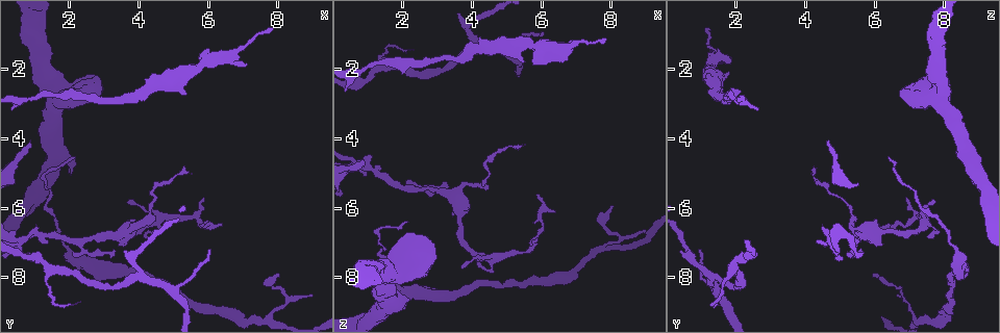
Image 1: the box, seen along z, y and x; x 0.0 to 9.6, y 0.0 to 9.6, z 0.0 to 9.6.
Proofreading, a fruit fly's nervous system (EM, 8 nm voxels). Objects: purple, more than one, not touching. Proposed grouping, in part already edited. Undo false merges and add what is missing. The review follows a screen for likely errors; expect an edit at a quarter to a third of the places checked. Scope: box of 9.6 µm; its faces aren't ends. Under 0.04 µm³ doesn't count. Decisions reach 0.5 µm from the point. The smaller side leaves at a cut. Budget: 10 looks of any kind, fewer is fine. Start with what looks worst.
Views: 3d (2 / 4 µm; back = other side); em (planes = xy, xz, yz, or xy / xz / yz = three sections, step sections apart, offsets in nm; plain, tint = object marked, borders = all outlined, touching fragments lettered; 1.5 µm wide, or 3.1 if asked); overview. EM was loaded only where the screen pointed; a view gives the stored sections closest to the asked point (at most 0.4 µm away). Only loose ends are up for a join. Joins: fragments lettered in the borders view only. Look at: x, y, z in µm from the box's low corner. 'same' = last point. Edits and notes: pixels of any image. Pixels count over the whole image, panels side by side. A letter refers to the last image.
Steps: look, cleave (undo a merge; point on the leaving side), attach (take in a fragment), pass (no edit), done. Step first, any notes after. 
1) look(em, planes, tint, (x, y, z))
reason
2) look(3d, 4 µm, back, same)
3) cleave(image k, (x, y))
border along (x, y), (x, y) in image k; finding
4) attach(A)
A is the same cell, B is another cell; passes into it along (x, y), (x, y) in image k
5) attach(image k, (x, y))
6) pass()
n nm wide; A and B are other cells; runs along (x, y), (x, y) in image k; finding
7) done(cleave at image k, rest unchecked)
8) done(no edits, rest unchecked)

look(em, planes, borders, (1.95, 4.95, 8.85))
free end

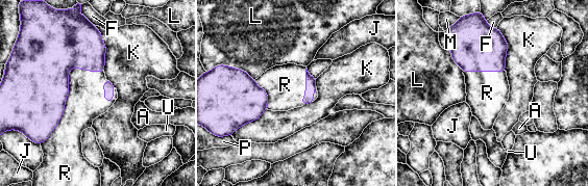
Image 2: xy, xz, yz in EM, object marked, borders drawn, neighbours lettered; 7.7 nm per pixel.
attach(R)
R is the same cell, A, F, J, K, L, M, P and U are other cells; the neuron continues

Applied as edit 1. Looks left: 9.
look(em, planes, plain, (2.25, 2.70, 6.65))
thick end

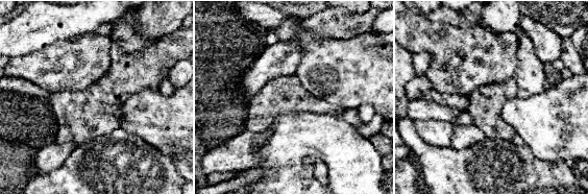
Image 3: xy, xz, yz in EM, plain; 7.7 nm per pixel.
look(em, planes, tint, same)
where the object lies

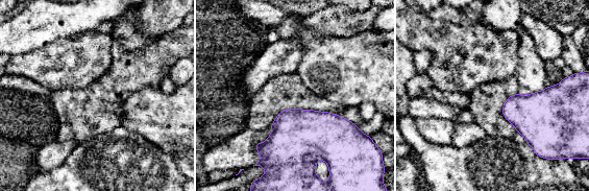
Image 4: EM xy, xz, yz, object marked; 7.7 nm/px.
look(em, planes, borders, same)

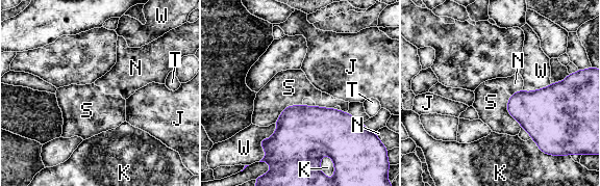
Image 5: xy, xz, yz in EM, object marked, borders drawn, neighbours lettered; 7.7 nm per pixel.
pass()
J, K, N, S, T and W are other cells; border along (302, 104), (286, 106), (274, 123) in image 5; no lettered fragment goes on from it

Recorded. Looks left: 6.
look(em, planes, plain, (4.10, 6.85, 7.55))
free end

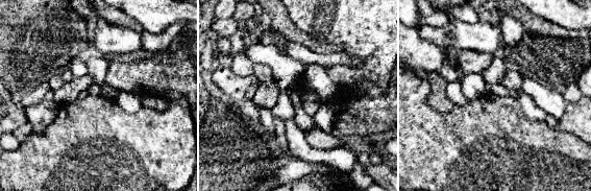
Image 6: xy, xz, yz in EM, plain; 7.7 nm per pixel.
look(em, planes, borders, same)

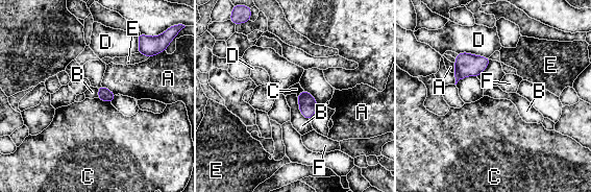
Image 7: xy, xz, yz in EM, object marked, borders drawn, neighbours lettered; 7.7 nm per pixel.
pass()
A, B, C, D, E and F are other cells; none of them fits

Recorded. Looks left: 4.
done(attach at image 2, rest unchecked)

